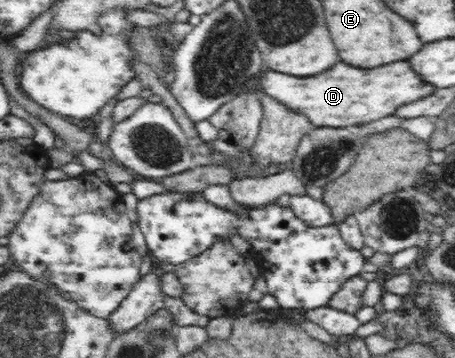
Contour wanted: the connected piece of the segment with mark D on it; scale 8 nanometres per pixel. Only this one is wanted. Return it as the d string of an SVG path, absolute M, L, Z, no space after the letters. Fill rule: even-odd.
M407 61L389 63L377 69L359 69L347 63L335 65L327 73L319 73L319 77L287 77L285 73L267 71L261 81L263 92L271 97L279 97L278 101L291 105L291 110L307 113L314 126L345 128L350 125L361 126L377 119L391 115L397 107L405 103L413 103L423 99L435 91L433 85L423 83L409 67Z

